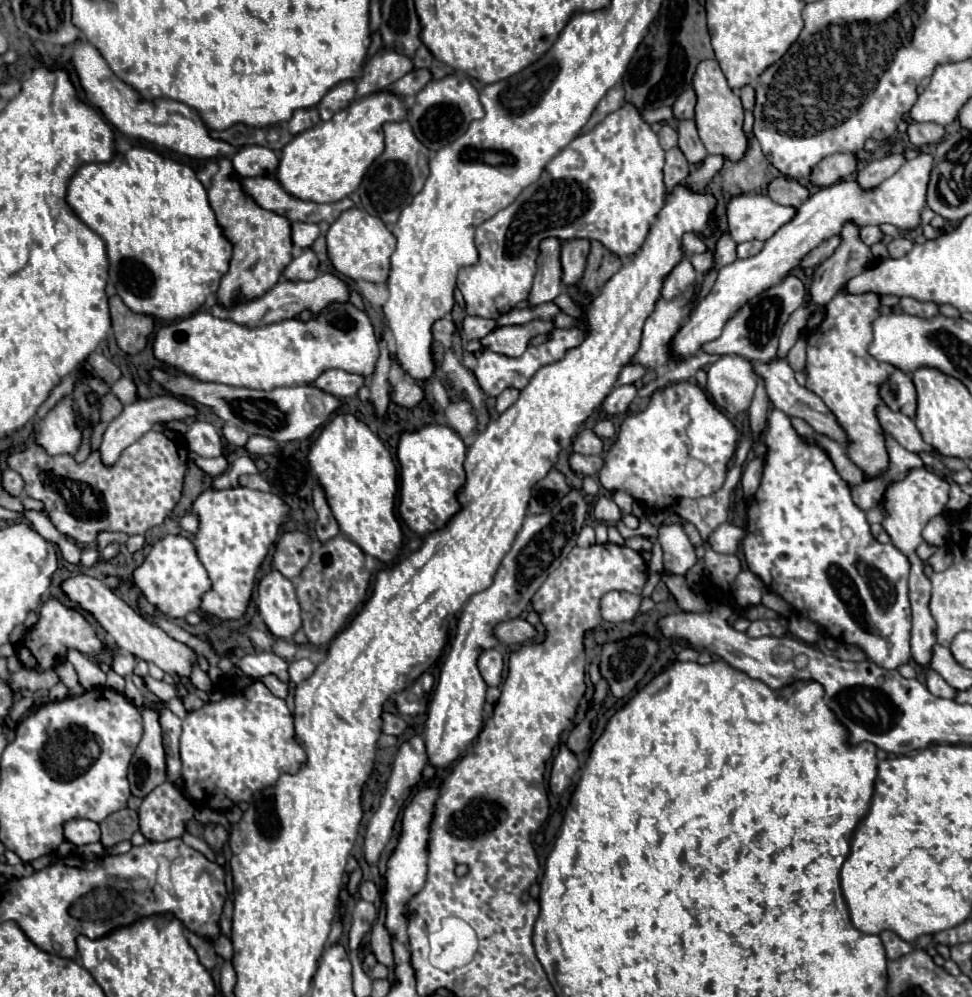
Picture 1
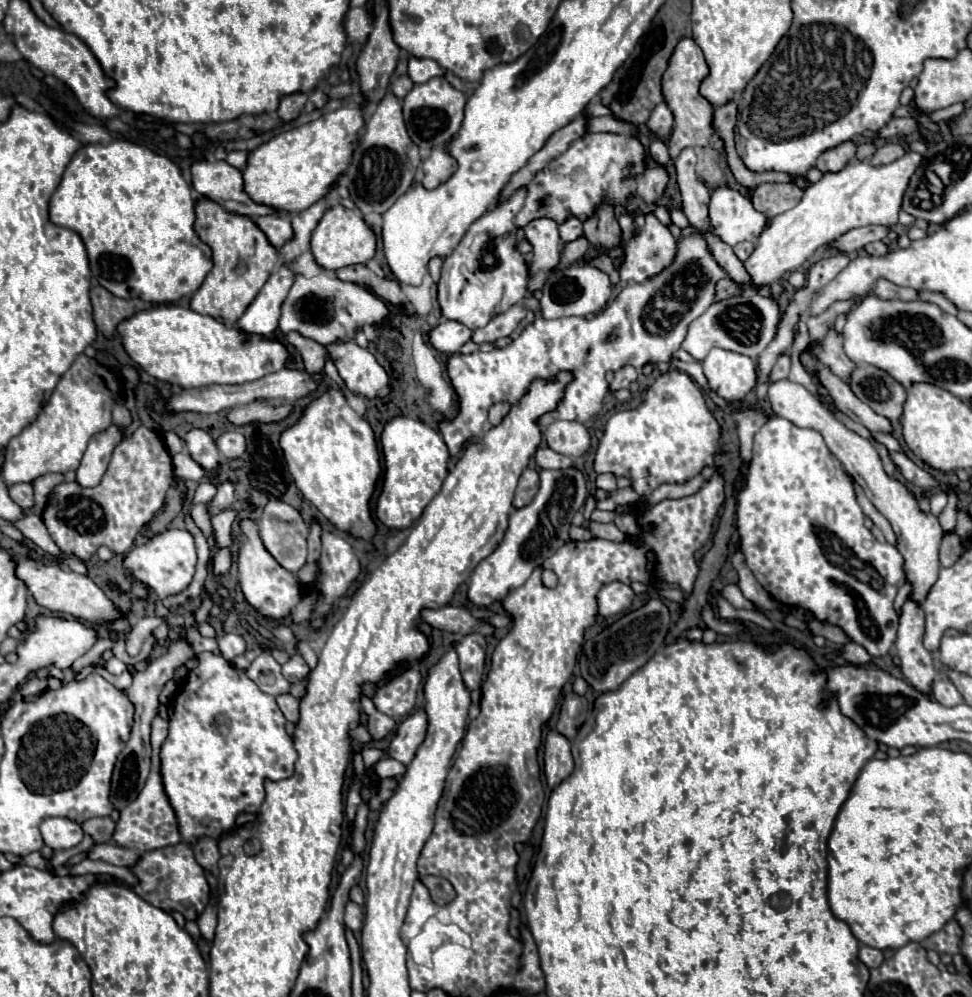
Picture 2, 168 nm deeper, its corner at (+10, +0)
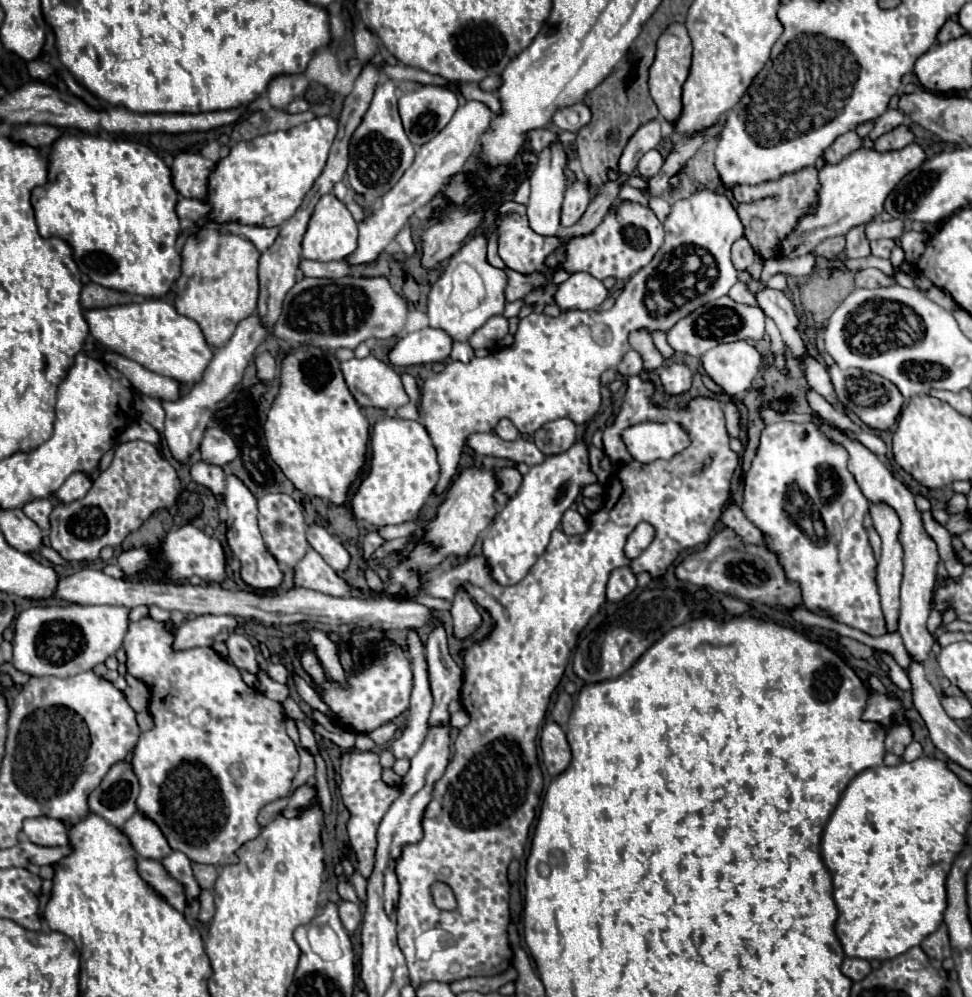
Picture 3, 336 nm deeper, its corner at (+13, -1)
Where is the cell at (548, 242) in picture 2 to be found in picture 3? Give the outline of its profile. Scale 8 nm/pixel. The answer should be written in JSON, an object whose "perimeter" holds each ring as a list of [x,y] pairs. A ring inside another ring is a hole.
{"perimeter":[[[556,141],[538,153],[538,163],[530,173],[532,191],[530,191],[530,201],[528,201],[528,221],[530,221],[530,227],[540,235],[556,235],[560,227],[560,207],[562,207],[566,185],[568,185],[568,179],[564,173],[566,165],[568,165],[568,155],[562,143]]]}

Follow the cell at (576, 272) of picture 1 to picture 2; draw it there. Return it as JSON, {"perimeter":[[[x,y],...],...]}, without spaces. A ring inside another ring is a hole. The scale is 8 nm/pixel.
{"perimeter":[[[569,218],[567,222],[563,222],[563,224],[559,226],[559,234],[561,234],[561,242],[563,242],[563,244],[581,238],[581,234],[583,234],[583,224],[581,224],[581,220]]]}

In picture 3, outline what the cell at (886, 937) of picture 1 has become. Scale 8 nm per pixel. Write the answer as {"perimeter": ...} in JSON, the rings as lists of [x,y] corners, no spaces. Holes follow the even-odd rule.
{"perimeter":[[[846,957],[846,959],[842,961],[840,971],[842,971],[848,979],[858,981],[858,979],[864,979],[864,977],[870,973],[870,963],[864,961],[864,959],[850,959],[850,957]]]}

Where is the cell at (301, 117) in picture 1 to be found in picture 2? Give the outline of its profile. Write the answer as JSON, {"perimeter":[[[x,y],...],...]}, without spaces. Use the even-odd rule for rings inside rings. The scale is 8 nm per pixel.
{"perimeter":[[[291,94],[291,96],[283,96],[283,98],[281,98],[281,104],[279,104],[279,108],[277,108],[279,118],[281,118],[283,122],[295,120],[295,118],[301,114],[305,102],[307,102],[307,94]]]}

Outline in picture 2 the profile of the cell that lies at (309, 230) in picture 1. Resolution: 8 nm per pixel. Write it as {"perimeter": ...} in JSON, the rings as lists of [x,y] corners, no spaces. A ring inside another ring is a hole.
{"perimeter":[[[275,214],[271,216],[261,216],[261,218],[255,218],[257,226],[265,232],[265,236],[269,238],[269,242],[275,246],[275,248],[281,248],[285,242],[293,240],[293,226],[289,220],[285,218],[279,218]]]}

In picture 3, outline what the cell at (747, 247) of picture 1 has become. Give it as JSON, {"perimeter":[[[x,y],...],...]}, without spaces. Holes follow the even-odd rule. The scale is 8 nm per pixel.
{"perimeter":[[[740,237],[738,241],[734,241],[734,245],[732,245],[732,263],[734,263],[734,267],[738,271],[744,271],[754,261],[756,261],[756,255],[754,255],[754,249],[750,247],[750,243],[744,237]]]}

